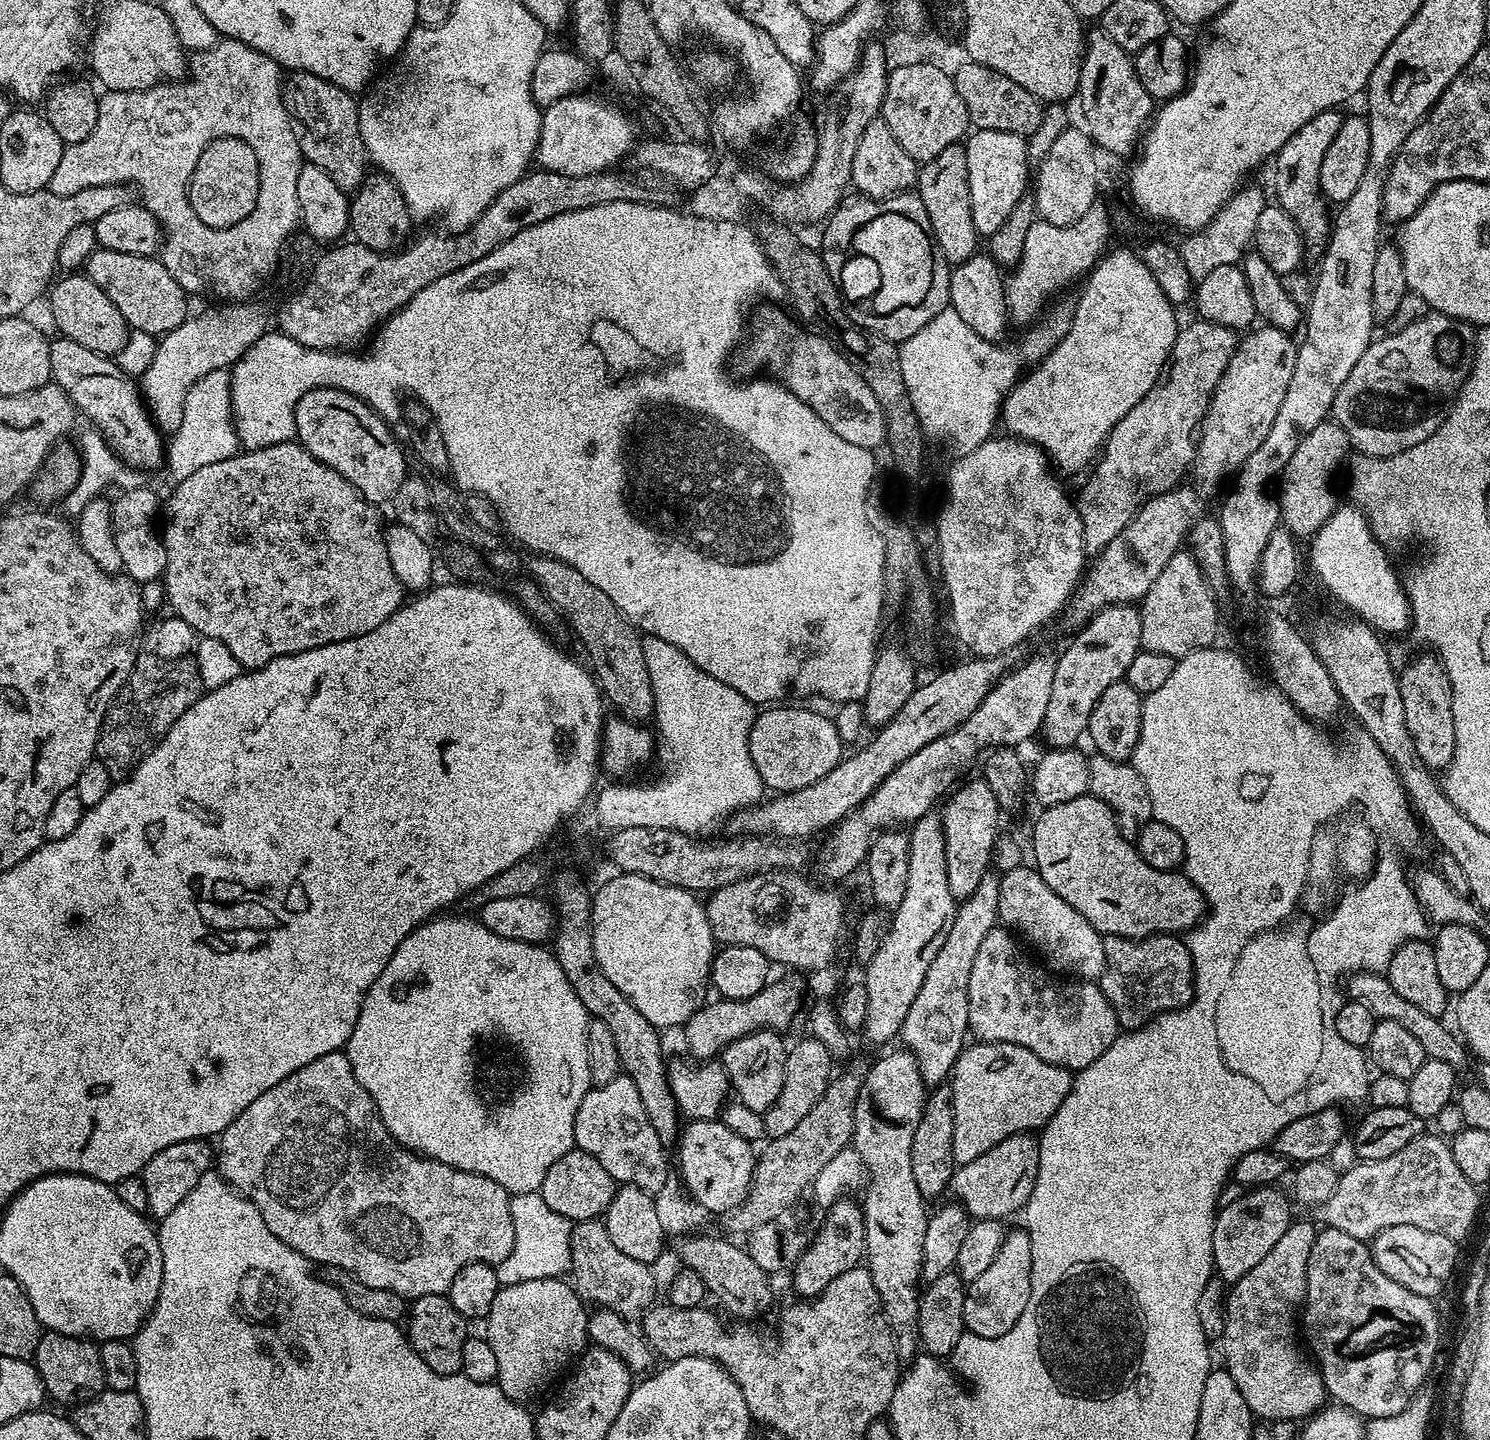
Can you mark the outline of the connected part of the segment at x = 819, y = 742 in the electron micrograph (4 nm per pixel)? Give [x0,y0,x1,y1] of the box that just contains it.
[748,706,842,794]

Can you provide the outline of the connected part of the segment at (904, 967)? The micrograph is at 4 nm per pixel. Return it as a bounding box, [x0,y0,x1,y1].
[862,814,958,1044]

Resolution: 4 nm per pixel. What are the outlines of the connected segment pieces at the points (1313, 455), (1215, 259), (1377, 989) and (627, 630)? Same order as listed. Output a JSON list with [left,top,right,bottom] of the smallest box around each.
[[1278,422,1350,538],[1179,187,1266,282],[1347,972,1470,1070],[522,554,655,722]]

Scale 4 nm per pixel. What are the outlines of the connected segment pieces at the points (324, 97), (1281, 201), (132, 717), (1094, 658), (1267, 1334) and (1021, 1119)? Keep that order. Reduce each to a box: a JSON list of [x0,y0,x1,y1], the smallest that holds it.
[[284,72,368,194],[1274,111,1344,257],[95,650,201,781],[1042,604,1142,748],[1222,1219,1326,1422],[950,1043,1073,1163]]

